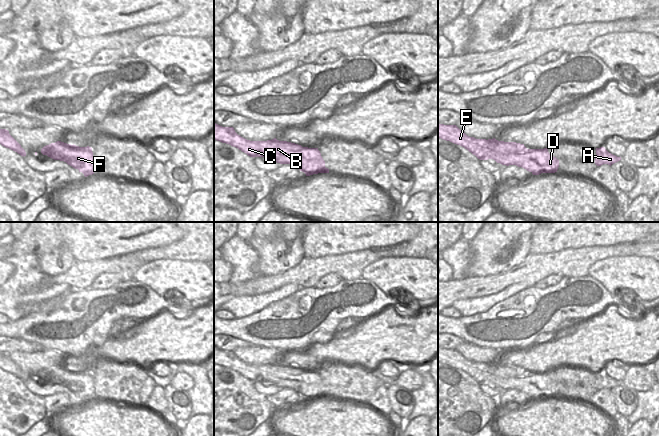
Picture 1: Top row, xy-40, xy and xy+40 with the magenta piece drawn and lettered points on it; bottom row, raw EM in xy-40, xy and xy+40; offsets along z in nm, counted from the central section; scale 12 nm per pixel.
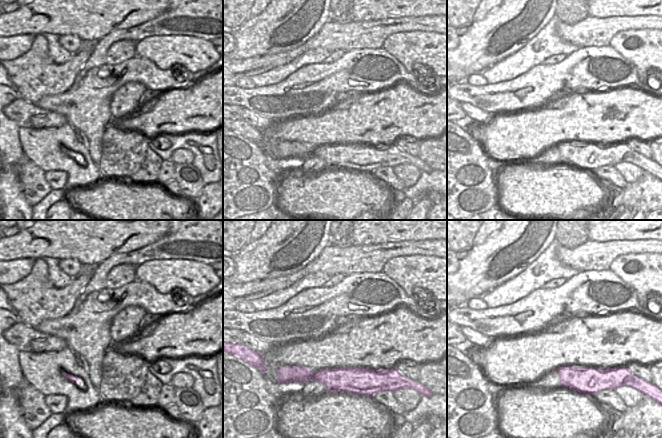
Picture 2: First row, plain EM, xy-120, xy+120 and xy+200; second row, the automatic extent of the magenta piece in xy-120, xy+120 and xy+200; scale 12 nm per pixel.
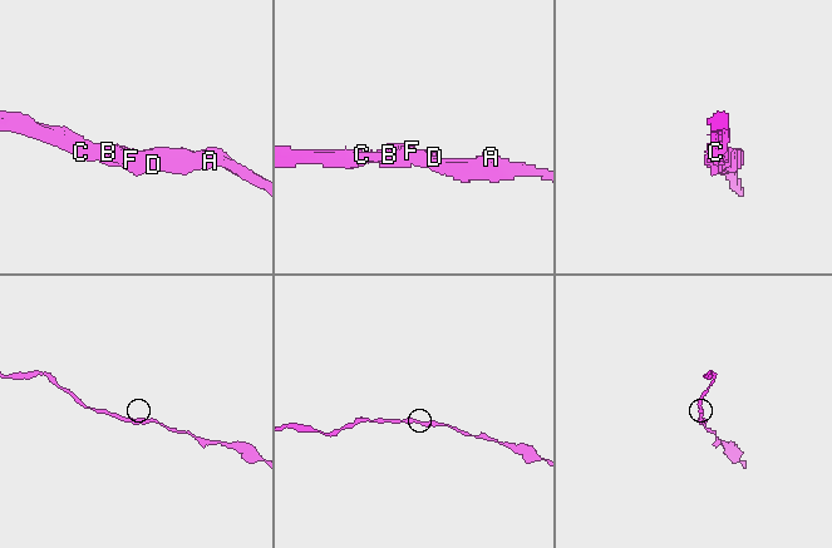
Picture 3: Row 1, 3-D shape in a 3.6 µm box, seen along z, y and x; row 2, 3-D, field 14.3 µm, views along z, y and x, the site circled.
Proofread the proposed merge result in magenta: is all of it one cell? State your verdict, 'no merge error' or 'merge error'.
no merge error

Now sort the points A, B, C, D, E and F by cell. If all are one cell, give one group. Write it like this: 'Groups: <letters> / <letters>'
Groups: A B C D E F.

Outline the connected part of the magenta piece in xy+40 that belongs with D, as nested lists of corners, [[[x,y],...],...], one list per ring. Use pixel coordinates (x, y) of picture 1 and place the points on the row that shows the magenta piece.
[[[438,123],[438,137],[464,147],[480,160],[493,159],[502,165],[516,165],[533,175],[555,173],[559,167],[559,160],[551,156],[547,148],[527,149],[516,142],[476,139],[467,136],[456,125]]]

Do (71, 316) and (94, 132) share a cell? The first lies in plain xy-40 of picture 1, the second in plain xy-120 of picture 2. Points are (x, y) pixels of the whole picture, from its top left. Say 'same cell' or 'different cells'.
same cell

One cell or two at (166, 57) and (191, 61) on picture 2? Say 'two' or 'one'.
one

